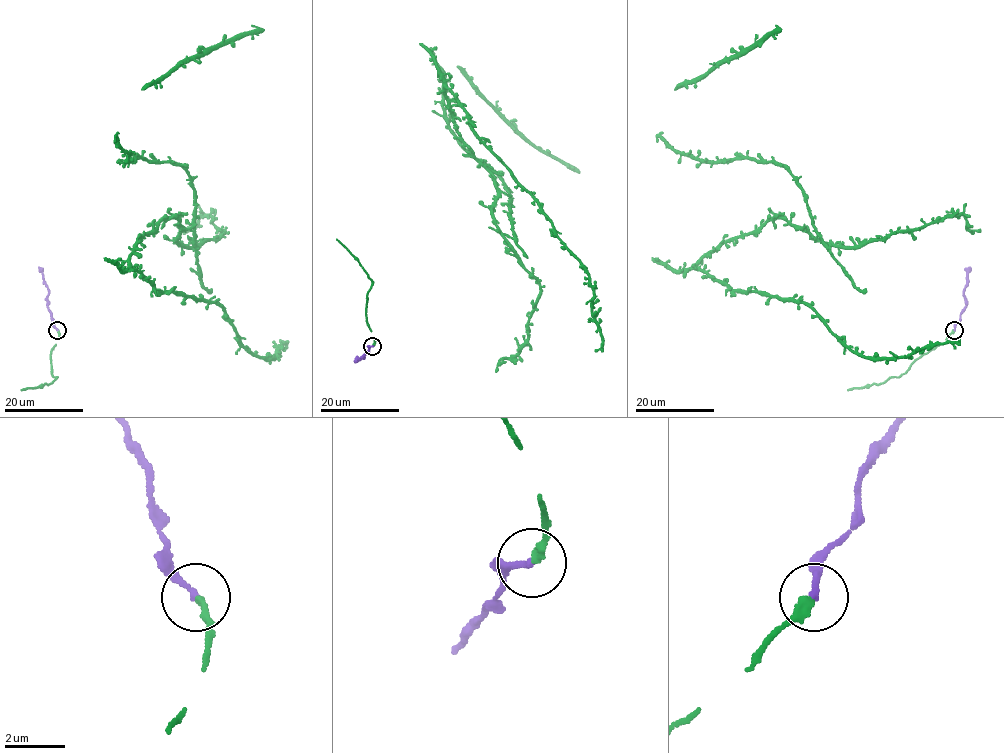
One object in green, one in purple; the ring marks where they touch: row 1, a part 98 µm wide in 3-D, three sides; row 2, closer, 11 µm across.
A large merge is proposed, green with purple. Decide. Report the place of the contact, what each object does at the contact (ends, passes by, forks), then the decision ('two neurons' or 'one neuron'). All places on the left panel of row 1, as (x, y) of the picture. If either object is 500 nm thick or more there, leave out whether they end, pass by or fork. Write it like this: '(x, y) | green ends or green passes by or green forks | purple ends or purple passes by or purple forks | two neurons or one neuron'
(57, 330) | green ends | purple ends | one neuron

